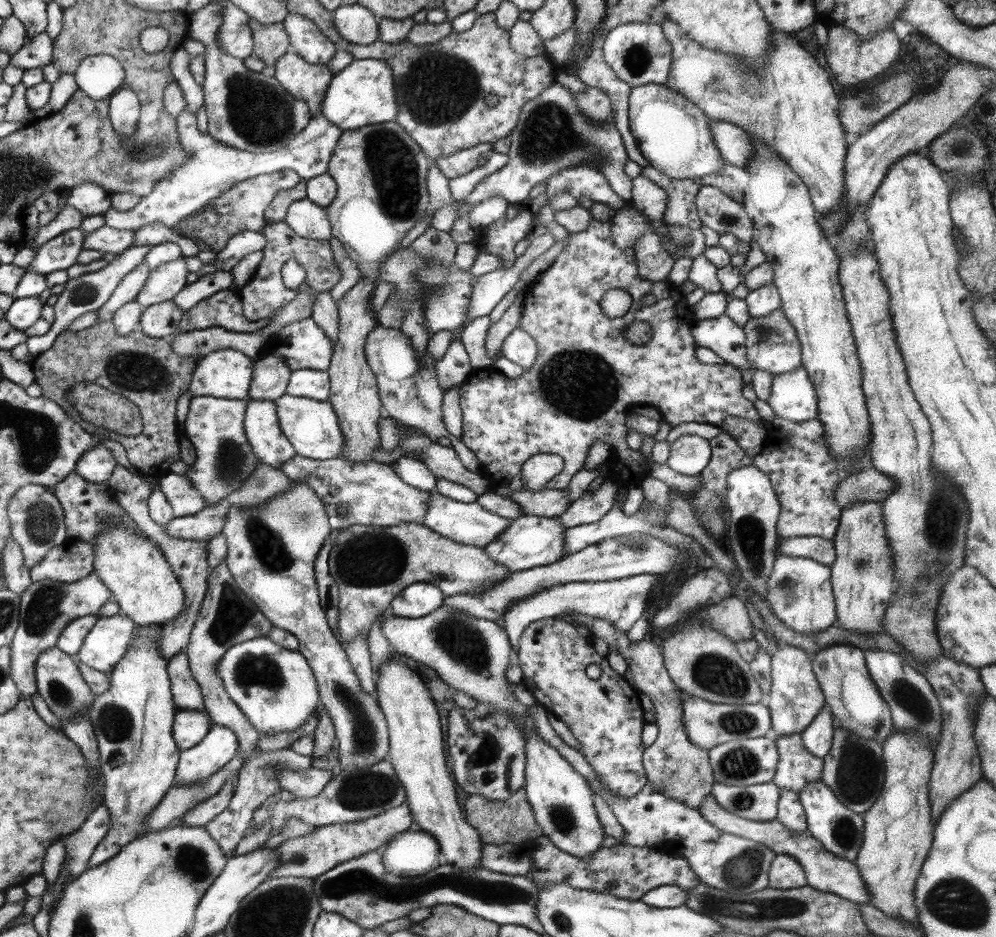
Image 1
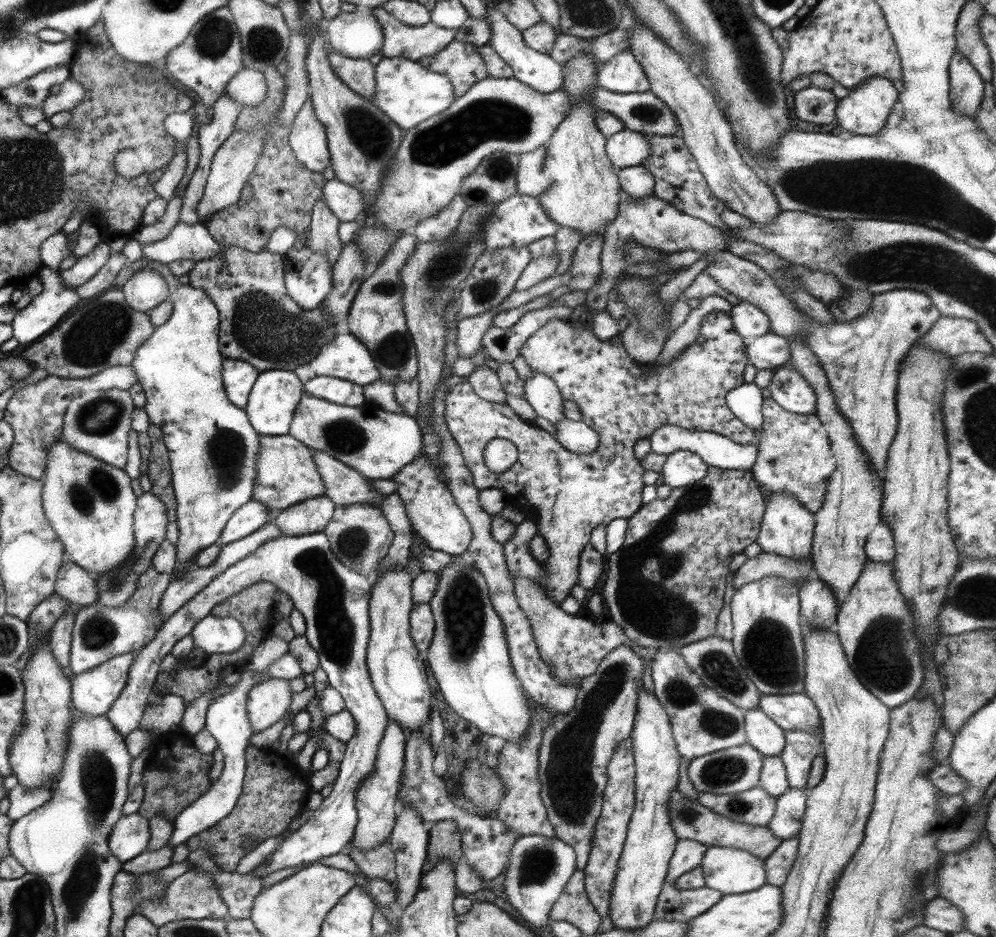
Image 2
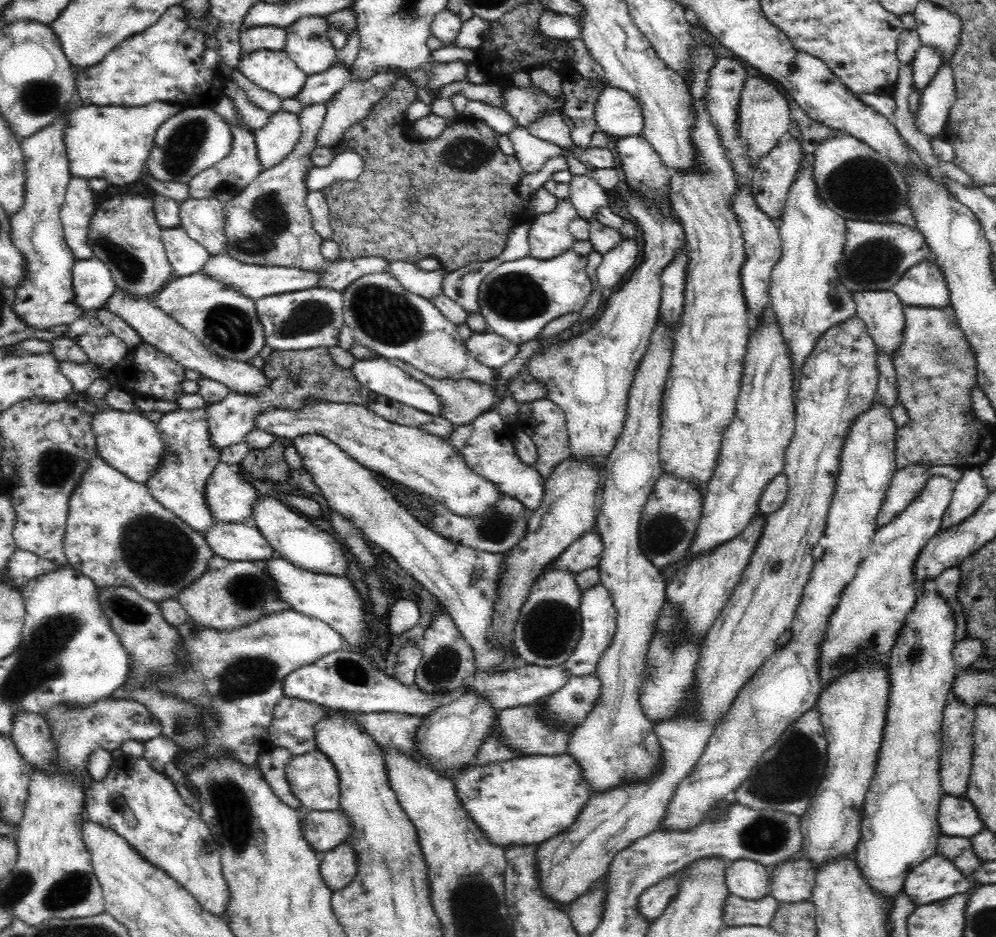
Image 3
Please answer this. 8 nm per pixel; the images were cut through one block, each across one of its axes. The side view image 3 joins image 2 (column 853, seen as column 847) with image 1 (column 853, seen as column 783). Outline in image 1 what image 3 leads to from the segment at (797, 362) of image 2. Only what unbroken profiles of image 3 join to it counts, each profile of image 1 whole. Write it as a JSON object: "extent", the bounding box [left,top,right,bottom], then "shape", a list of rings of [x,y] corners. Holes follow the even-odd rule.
{"extent":[811,644,895,744],"shape":[[[835,644],[821,650],[811,662],[811,666],[819,682],[819,688],[825,696],[825,704],[831,708],[837,728],[843,728],[855,734],[857,738],[873,740],[879,744],[883,744],[895,732],[891,708],[885,704],[885,700],[881,698],[877,686],[869,676],[863,650],[847,644]]]}

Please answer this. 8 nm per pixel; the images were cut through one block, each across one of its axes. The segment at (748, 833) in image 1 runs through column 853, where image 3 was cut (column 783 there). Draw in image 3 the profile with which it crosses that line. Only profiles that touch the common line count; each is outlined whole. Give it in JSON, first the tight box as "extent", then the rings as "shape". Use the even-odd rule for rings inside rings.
{"extent":[772,858,816,904],"shape":[[[808,858],[784,862],[772,870],[772,896],[786,904],[810,902],[816,886],[816,868]]]}

